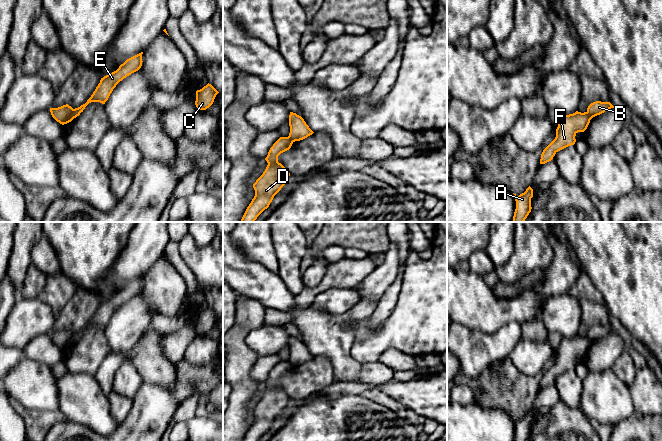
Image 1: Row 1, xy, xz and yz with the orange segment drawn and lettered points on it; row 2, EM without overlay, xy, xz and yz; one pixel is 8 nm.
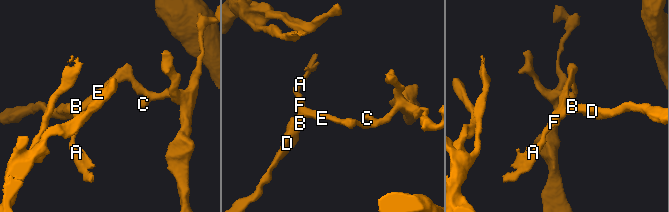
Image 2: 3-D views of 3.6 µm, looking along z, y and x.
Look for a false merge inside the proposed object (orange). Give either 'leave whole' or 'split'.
split

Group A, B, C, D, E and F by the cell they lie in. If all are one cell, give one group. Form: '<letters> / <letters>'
A C E F / B D

